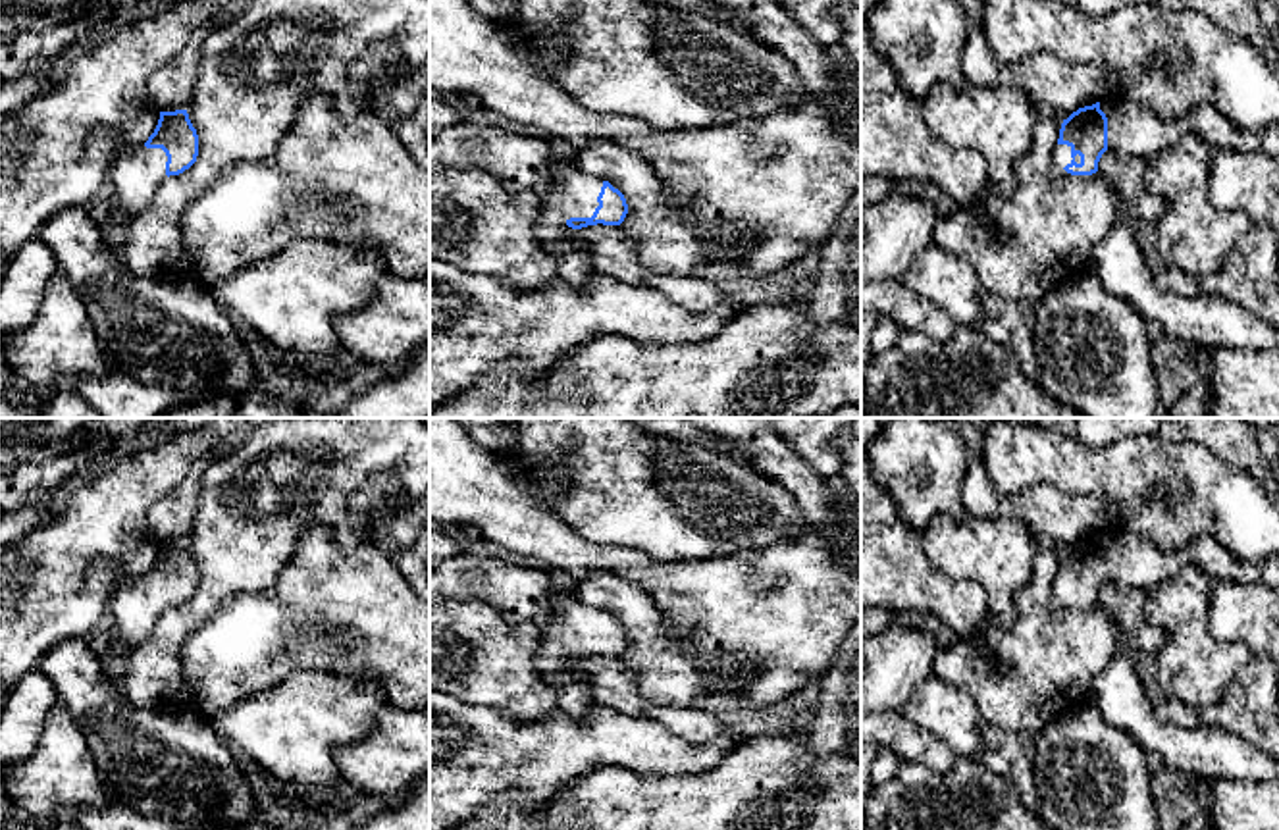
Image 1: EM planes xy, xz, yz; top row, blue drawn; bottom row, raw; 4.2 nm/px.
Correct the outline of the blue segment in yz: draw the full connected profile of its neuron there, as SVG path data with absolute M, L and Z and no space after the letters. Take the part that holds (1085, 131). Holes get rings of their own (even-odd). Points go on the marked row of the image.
M1109 96L1063 119L1052 156L1052 175L1088 179L1098 173L1106 150L1150 162L1185 135L1196 135L1215 148L1279 156L1279 123L1242 131L1210 104L1192 108L1185 117L1169 119L1131 98Z

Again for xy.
M187 110L160 112L158 125L144 144L116 152L110 179L121 214L146 208L158 187L189 169L198 156L198 135Z

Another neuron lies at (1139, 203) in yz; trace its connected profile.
M1106 150L1098 162L1098 175L1109 181L1119 193L1121 218L1133 225L1142 221L1158 223L1165 212L1165 200L1144 183L1148 162L1142 158L1123 158Z

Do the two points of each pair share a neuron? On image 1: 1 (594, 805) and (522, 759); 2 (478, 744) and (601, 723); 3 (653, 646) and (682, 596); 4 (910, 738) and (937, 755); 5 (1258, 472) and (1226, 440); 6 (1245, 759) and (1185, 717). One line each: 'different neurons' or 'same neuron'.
1: different neurons
2: same neuron
3: different neurons
4: same neuron
5: same neuron
6: different neurons

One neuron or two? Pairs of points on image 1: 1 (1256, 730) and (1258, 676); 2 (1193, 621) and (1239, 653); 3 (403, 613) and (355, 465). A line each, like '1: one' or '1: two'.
1: one
2: one
3: two

